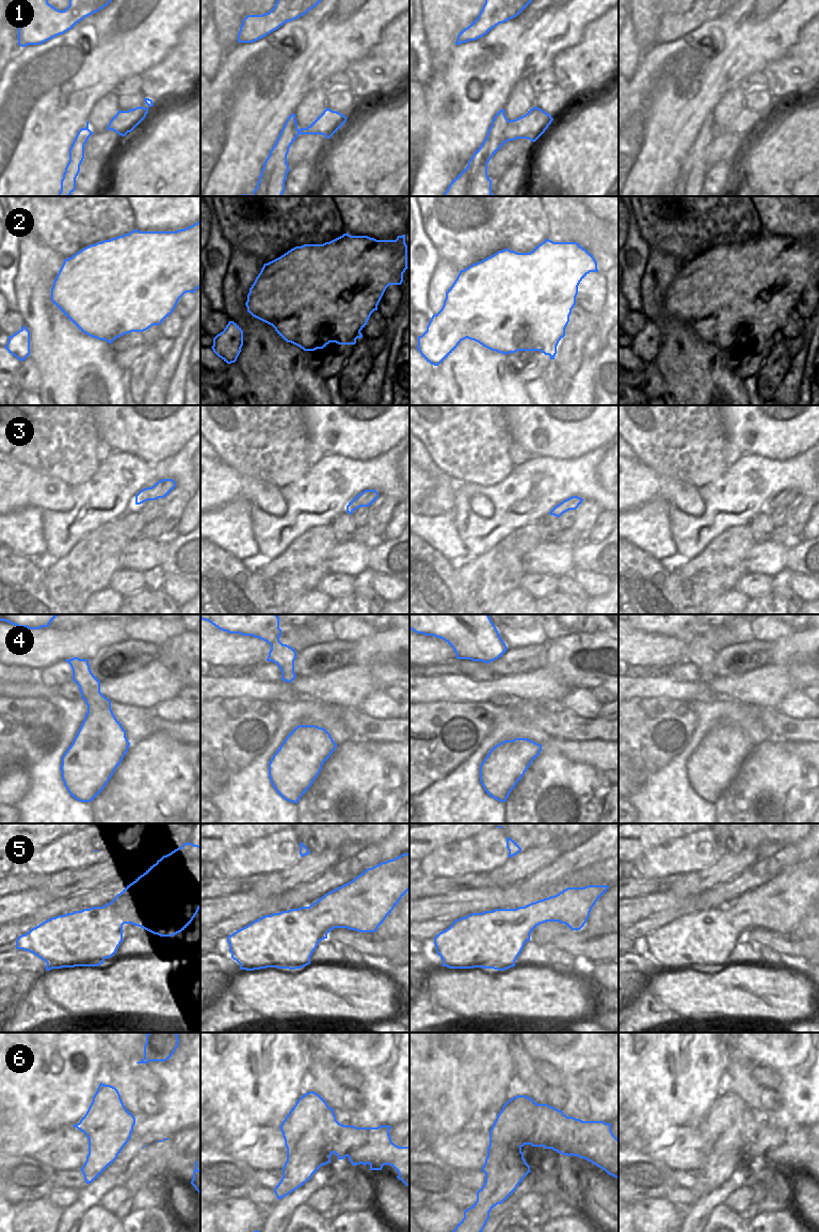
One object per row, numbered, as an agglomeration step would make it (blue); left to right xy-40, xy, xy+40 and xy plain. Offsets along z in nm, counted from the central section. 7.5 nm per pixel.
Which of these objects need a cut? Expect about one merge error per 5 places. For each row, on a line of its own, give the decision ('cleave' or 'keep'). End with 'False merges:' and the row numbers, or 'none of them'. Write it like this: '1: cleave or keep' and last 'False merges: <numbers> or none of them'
1: keep
2: keep
3: keep
4: keep
5: keep
6: keep
False merges: none of them

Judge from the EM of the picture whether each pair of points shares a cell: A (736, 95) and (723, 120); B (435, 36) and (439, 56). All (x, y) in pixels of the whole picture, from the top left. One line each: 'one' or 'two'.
A: one
B: one

